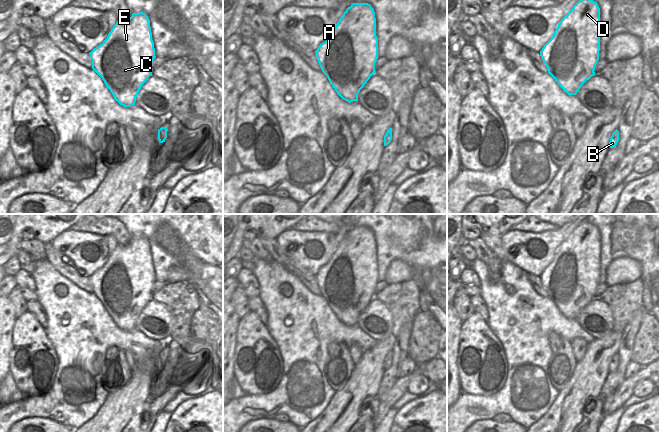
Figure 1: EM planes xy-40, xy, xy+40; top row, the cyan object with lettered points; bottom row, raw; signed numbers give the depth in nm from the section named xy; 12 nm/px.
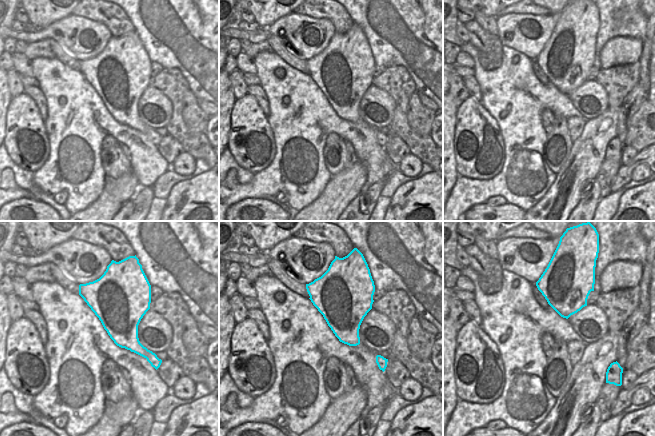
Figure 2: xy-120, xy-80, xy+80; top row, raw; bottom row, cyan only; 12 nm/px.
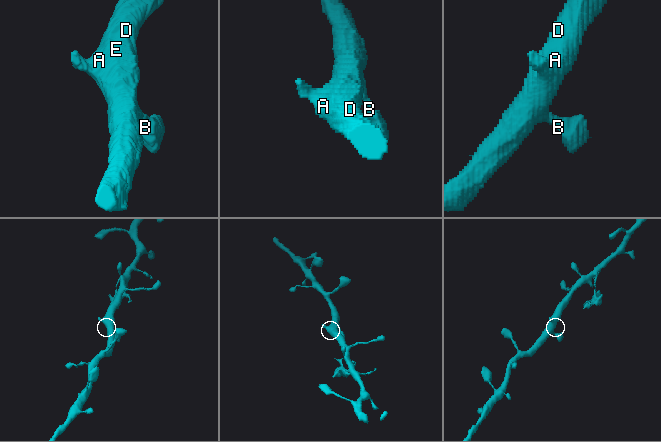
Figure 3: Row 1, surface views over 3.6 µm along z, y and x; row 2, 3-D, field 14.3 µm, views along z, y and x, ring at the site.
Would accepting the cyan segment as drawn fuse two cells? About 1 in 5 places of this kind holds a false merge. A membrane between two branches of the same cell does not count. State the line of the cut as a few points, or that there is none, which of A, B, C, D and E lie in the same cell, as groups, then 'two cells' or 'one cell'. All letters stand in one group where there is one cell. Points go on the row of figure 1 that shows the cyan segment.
no cut; A B C D E; one cell

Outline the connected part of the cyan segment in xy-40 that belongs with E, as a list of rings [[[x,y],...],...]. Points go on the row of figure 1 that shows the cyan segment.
[[[139,12],[126,21],[117,21],[103,43],[89,54],[92,69],[102,78],[114,99],[124,107],[135,105],[142,85],[152,76],[152,62],[156,58],[148,16]]]

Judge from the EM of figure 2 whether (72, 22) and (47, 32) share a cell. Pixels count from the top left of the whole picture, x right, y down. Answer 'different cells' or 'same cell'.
same cell

